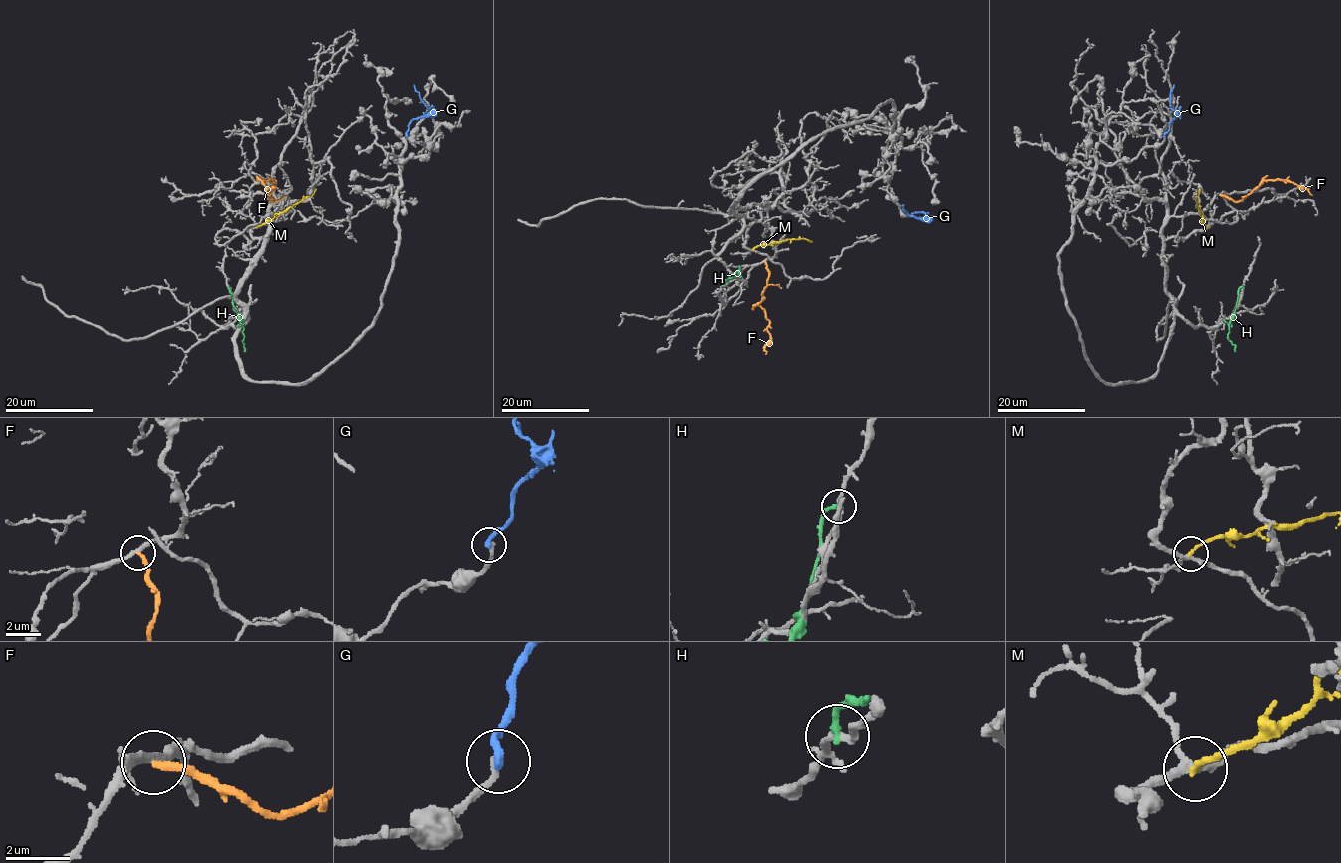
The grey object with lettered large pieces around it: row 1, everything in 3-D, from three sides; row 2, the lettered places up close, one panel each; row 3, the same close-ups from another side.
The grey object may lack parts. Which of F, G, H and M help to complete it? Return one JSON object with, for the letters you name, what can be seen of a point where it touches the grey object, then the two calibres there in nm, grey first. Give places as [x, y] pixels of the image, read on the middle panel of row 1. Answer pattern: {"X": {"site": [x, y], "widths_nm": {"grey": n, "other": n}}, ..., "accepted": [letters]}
{"accepted": []}

